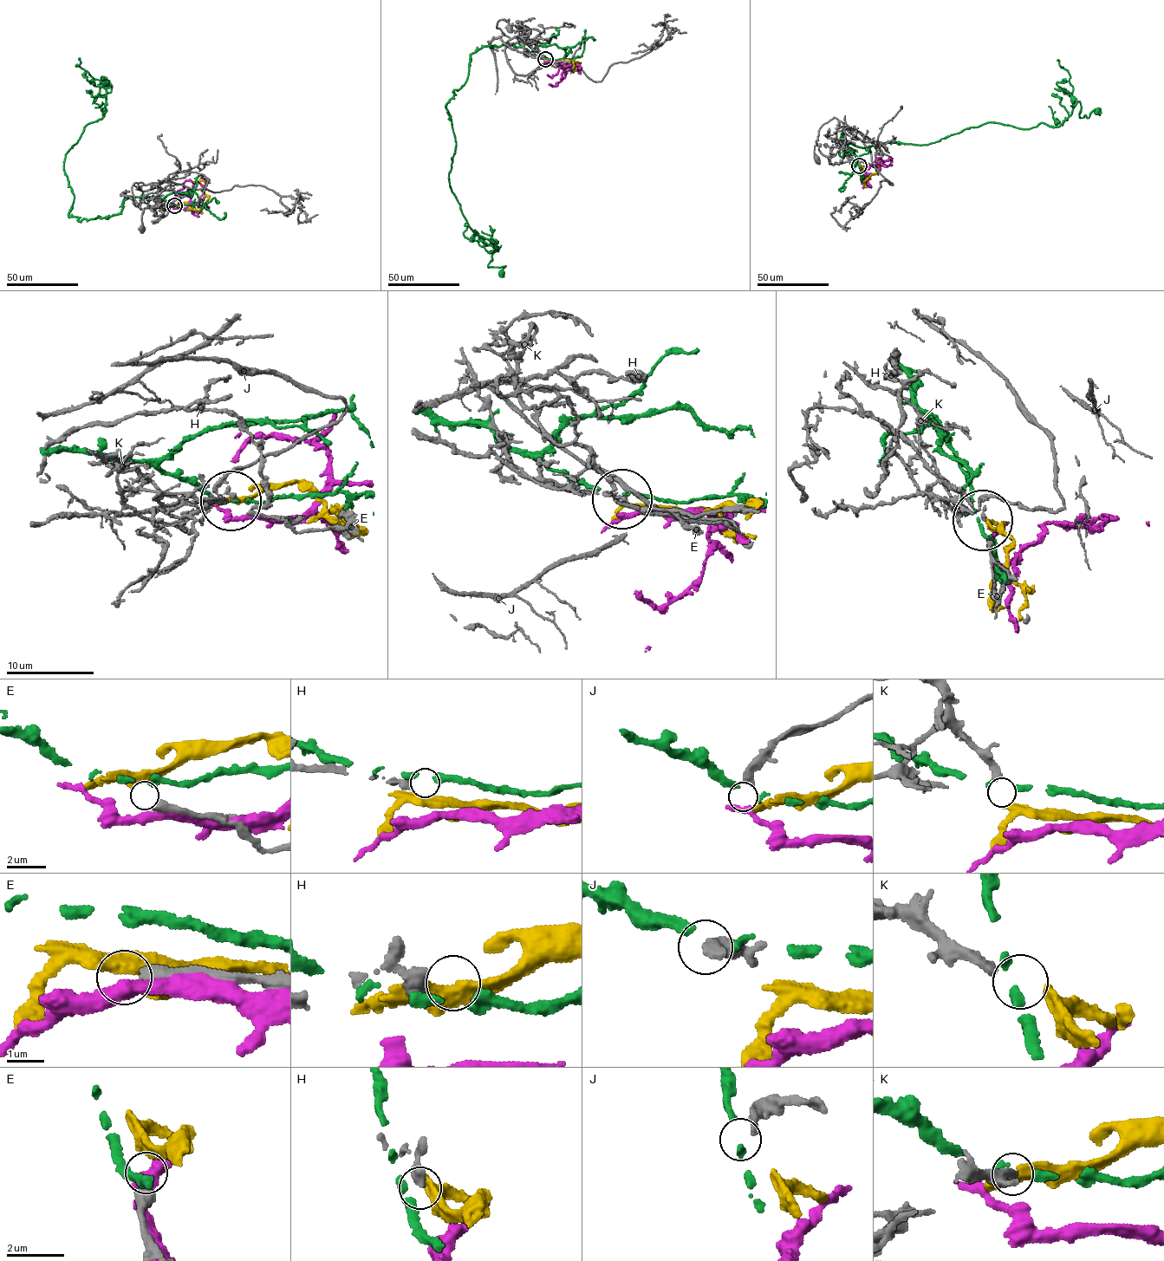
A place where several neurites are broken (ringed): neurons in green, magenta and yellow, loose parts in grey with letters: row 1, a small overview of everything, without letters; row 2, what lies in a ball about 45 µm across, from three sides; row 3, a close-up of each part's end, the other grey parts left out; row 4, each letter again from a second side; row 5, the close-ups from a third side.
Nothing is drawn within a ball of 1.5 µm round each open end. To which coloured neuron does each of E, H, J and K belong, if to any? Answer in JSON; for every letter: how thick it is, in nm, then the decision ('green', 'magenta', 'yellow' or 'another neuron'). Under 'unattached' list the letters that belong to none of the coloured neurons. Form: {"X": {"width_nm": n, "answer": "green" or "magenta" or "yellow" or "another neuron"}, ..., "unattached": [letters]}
{"E": {"width_nm": 480, "answer": "another neuron"}, "H": {"width_nm": 380, "answer": "another neuron"}, "J": {"width_nm": 320, "answer": "another neuron"}, "K": {"width_nm": 280, "answer": "another neuron"}, "unattached": ["E", "H", "J", "K"]}

